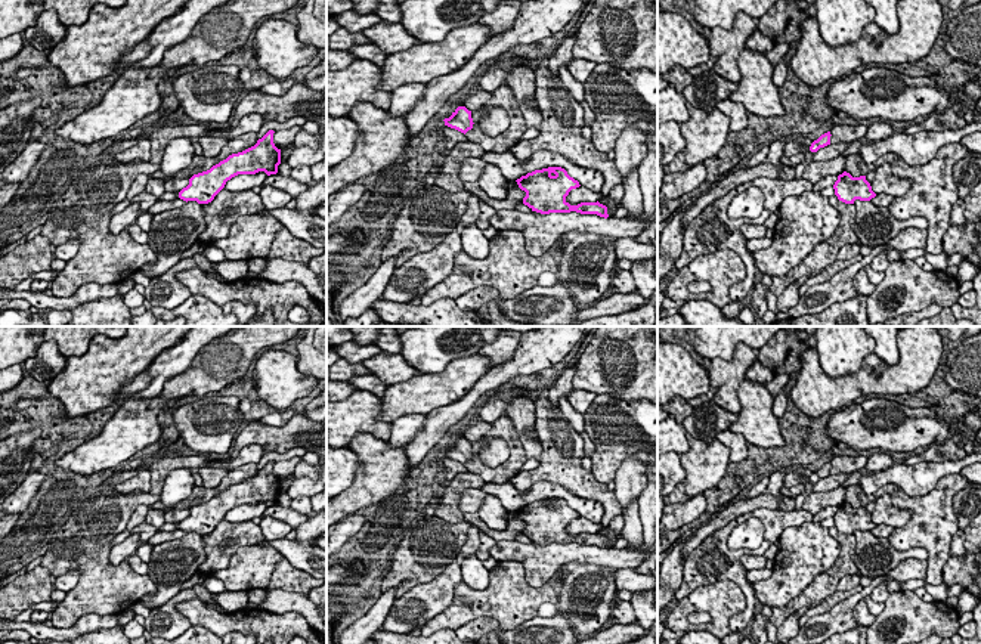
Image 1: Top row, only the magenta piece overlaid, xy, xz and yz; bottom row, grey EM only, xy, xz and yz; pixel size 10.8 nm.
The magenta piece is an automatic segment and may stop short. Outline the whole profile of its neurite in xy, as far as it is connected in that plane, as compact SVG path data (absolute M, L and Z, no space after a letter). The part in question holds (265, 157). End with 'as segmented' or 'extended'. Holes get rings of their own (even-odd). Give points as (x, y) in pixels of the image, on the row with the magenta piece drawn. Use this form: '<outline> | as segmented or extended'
M269 130L257 143L242 152L232 154L210 170L194 174L189 185L179 192L183 201L208 204L225 188L226 182L238 174L256 174L264 171L267 176L278 173L281 149L273 143L273 130Z | as segmented

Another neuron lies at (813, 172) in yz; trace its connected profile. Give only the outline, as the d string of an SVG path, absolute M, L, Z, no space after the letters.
M839 155L833 160L821 161L821 162L810 162L805 165L802 179L811 182L813 185L817 183L824 176L839 176L845 170L845 157Z

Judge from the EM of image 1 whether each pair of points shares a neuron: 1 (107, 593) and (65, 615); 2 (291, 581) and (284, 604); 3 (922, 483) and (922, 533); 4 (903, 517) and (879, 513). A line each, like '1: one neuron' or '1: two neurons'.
1: one neuron
2: two neurons
3: two neurons
4: one neuron

